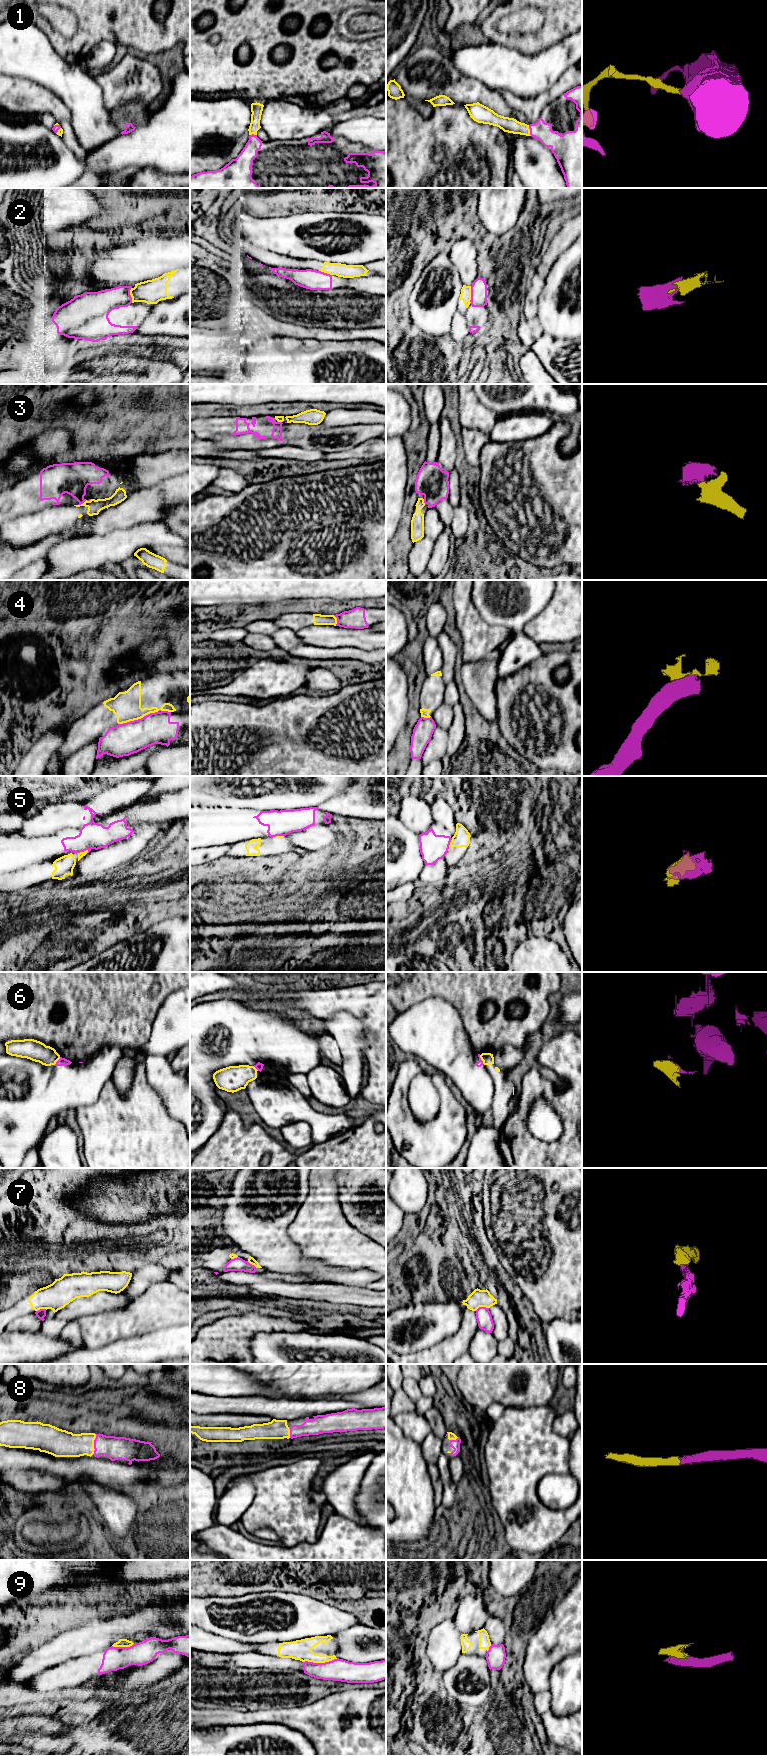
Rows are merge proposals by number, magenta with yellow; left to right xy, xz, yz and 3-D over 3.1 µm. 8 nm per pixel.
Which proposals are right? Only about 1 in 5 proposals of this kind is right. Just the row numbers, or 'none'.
1, 8

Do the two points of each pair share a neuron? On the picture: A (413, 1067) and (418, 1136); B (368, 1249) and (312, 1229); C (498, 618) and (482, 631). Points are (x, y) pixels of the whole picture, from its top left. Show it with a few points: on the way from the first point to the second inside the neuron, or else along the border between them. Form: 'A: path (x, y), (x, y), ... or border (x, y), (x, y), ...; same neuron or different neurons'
A: path (401, 1084), (401, 1119); same neuron
B: path (354, 1249), (341, 1246), (326, 1236); same neuron
C: border (475, 607), (486, 622), (505, 626), (512, 633); different neurons

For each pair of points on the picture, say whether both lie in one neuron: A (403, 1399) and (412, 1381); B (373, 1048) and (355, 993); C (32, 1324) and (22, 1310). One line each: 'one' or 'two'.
A: two
B: one
C: two

